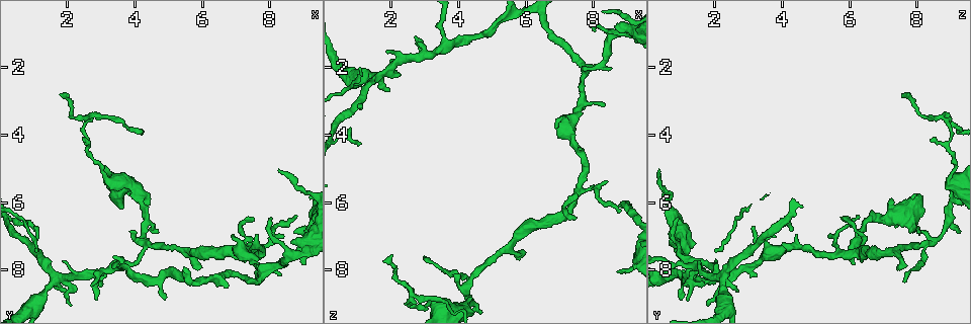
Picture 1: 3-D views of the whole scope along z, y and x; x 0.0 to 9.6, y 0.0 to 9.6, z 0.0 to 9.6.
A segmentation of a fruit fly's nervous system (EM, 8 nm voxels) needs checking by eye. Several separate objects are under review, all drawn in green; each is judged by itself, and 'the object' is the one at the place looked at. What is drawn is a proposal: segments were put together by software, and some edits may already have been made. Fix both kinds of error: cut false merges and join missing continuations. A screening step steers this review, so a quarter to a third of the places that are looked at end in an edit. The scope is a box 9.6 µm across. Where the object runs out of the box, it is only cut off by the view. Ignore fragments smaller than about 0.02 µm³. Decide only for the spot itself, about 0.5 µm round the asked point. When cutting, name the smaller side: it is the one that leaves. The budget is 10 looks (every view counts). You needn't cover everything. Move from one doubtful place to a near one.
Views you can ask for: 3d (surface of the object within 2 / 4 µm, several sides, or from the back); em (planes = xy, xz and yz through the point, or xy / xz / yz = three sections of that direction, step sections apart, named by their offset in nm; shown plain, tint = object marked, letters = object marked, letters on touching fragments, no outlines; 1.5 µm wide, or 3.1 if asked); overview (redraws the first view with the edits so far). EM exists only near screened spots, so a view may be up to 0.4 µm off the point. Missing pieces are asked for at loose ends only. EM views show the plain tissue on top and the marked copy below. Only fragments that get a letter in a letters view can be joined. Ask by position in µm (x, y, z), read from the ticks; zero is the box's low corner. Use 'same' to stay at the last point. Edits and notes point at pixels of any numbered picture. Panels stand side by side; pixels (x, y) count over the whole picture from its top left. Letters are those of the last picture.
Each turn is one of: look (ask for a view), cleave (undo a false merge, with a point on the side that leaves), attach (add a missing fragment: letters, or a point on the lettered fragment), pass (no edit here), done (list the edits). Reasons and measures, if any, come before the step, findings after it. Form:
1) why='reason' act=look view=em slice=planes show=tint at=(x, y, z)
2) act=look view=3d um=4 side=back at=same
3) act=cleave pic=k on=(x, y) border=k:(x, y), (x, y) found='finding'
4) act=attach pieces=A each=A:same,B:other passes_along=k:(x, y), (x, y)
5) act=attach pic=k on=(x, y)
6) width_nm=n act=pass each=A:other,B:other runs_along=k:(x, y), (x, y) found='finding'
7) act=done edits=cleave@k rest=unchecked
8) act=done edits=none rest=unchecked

why='a fork' act=look view=3d um=2 at=(2.60, 3.65, 8.90)

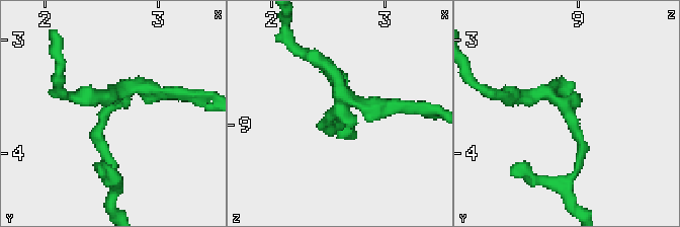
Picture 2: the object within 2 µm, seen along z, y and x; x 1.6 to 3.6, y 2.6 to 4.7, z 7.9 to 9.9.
why='now the EM' act=look view=em slice=planes show=tint at=(2.56, 3.62, 8.92)

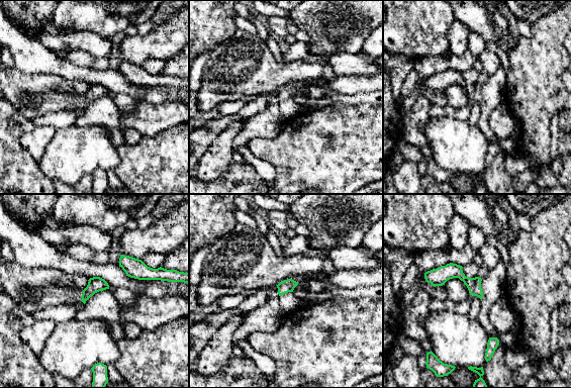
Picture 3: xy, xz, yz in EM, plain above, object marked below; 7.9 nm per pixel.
why='see the neighbours' act=look view=em slice=planes show=letters at=same

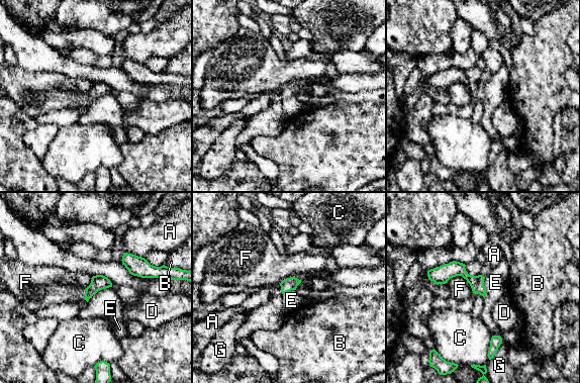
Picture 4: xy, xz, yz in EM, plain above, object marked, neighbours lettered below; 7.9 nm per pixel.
longest_contact=F:240nm act=pass each=A:other,B:other,C:other,D:other,E:other,F:other,G:other border=4:(485, 277), (484, 298) found='continuous, no second neuron'

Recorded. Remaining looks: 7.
why='thick turns thin' act=look view=em slice=planes show=letters at=(3.20, 5.40, 8.95)

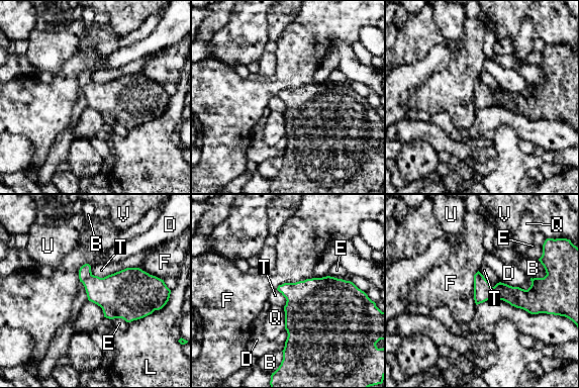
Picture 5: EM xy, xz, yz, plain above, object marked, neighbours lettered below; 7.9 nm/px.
width_nm=160 longest_contact=T:380nm act=pass each=B:other,D:other,E:other,F:other,L:other,Q:other,T:other,U:other,V:other found='one neuron here'

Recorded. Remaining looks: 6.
act=look view=3d um=4 at=(3.85, 6.80, 8.10)

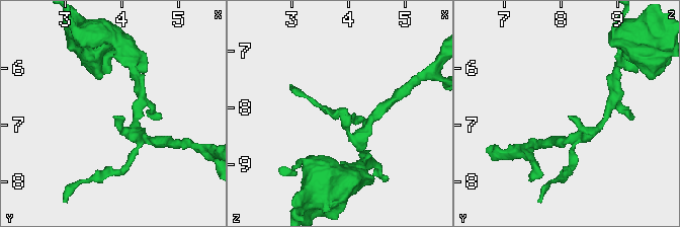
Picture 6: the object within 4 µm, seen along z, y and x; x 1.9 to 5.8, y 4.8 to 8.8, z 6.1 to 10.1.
why='now the EM' act=look view=em slice=planes show=letters at=(3.90, 6.85, 8.15)

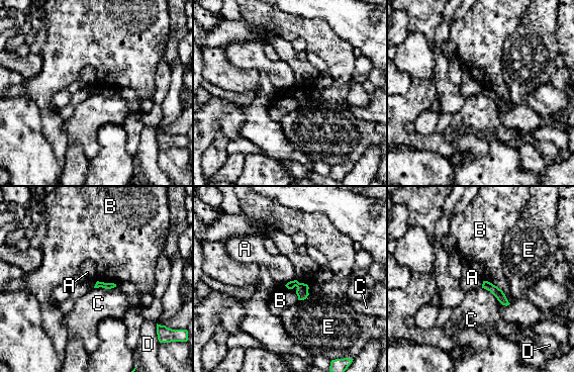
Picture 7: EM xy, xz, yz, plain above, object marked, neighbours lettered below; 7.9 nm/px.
act=pass each=A:other,B:other,C:other,D:other,E:other border=7:(483, 280), (496, 285), (510, 303) found='no lettered fragment goes on from it'

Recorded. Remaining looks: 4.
why='free end' act=look view=em slice=xz step=8 show=letters at=(2.00, 8.60, 2.65)

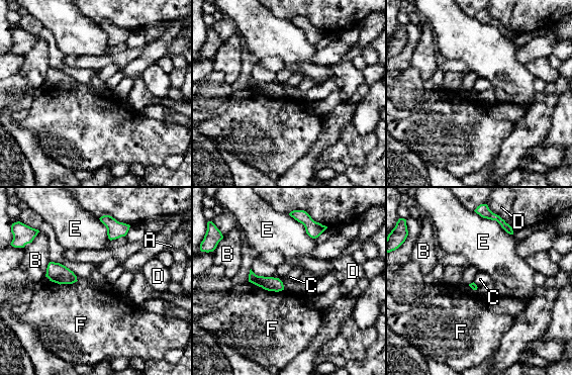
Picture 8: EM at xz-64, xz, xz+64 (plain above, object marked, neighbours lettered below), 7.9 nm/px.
act=look view=em slice=planes show=letters at=same

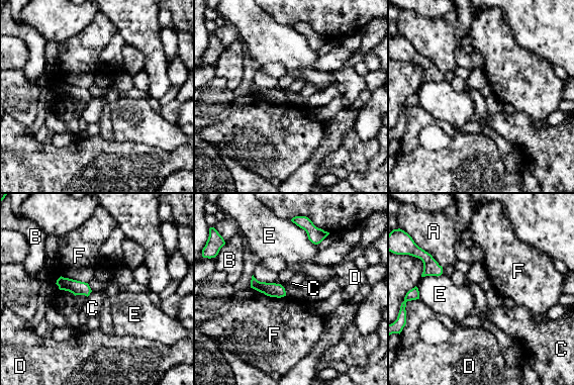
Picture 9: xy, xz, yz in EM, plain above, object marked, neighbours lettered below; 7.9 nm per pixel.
act=pass each=A:other,B:other,C:other,D:other,E:other,F:other border=9:(92, 291), (87, 296) found='none of them fits'

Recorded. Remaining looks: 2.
act=done edits=none rest=unchecked

